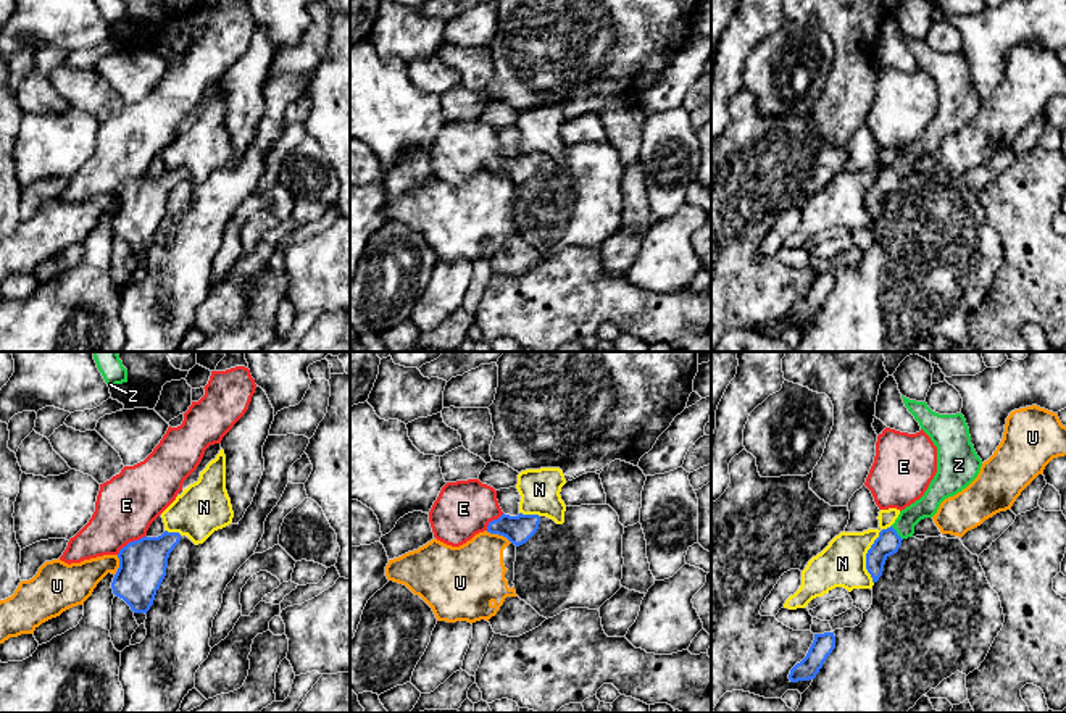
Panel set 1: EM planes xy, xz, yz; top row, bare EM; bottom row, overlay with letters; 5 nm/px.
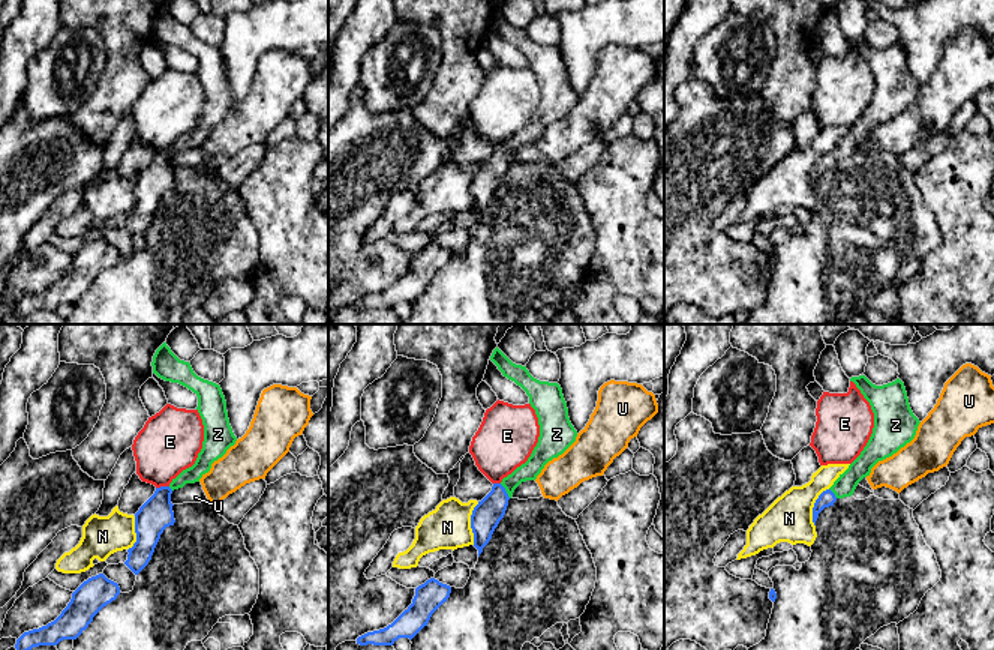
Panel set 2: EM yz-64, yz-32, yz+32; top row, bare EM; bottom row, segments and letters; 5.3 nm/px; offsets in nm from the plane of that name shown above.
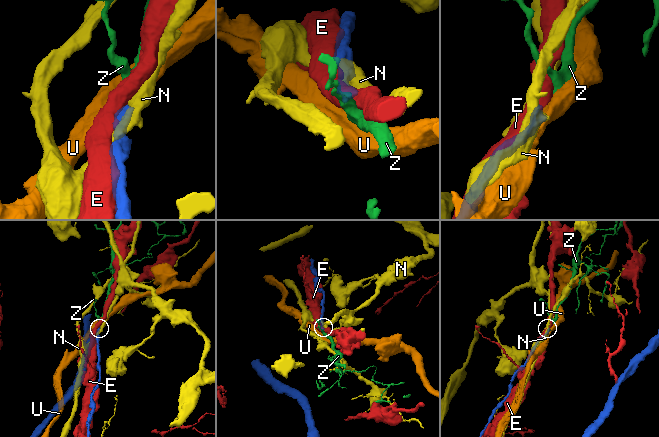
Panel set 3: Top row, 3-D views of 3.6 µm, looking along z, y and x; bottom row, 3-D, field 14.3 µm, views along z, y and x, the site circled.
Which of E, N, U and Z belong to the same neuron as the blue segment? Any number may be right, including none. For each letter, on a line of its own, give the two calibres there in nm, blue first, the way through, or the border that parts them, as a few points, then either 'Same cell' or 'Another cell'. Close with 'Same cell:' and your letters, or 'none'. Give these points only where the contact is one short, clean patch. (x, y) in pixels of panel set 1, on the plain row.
E: Thickness 240 nm (blue) against 300 nm. Another cell
N: Thickness 120 nm (blue) against 240 nm. Another cell
U: Thickness 140 nm (blue) against 320 nm. Boundary: xz (486, 170), (502, 173), (512, 181). Another cell
Z: Thickness 120 nm (blue) against 110 nm. Path across: yz (887, 181), (895, 171), (918, 149), (926, 145). Same cell
Same cell: Z

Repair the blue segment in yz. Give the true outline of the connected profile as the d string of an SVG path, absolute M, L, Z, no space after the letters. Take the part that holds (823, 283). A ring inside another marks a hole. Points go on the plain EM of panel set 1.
M834 271L814 273L814 279L806 295L790 308L790 321L814 318L834 287Z

